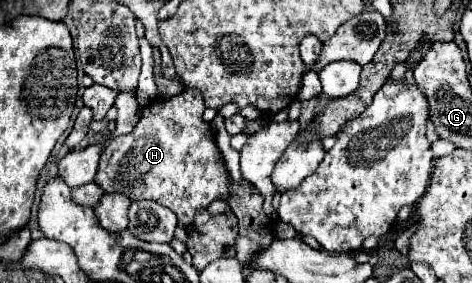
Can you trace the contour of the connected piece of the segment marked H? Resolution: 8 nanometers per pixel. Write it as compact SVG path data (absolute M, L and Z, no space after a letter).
M187 88L173 98L155 98L141 110L133 132L117 136L101 154L95 182L105 192L121 192L131 200L155 200L177 214L179 226L189 226L195 214L215 200L229 200L229 174L215 142L215 132L203 120L203 94Z

